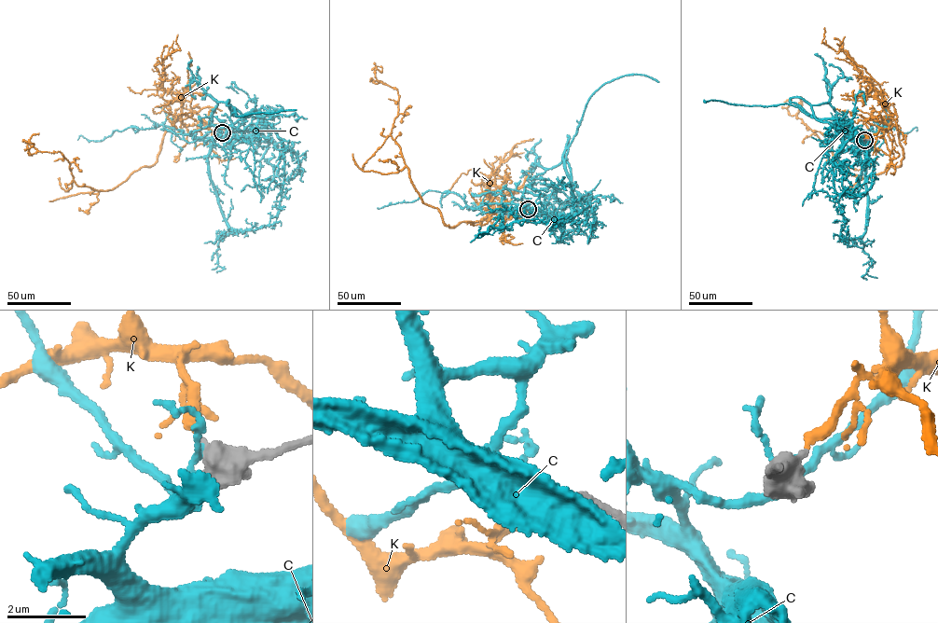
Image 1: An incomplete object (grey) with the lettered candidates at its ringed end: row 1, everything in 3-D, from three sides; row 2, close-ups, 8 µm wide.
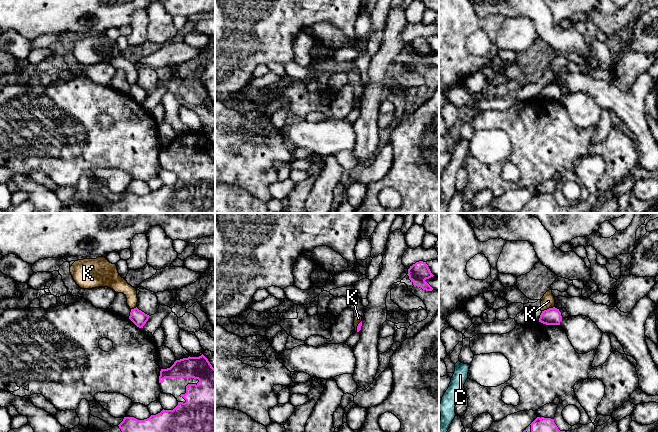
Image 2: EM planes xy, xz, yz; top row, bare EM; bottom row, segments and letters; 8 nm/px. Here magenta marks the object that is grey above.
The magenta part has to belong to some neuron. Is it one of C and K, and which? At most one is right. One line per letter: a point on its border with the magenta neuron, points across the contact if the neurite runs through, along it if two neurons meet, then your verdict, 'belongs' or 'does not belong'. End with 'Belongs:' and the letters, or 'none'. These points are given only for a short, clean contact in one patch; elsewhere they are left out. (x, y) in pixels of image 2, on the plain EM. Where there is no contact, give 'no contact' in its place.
C: no contact; does not belong
K: contact yz (547, 85); border yz (553, 82), (542, 87); does not belong
Belongs: none

